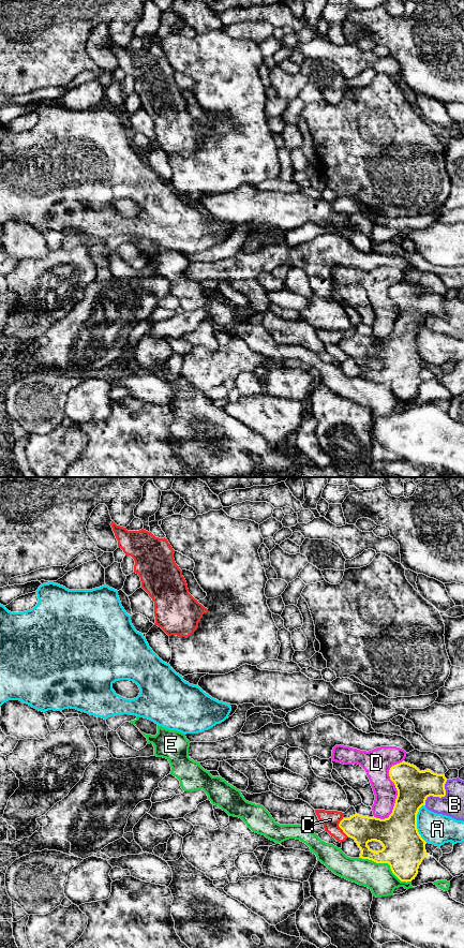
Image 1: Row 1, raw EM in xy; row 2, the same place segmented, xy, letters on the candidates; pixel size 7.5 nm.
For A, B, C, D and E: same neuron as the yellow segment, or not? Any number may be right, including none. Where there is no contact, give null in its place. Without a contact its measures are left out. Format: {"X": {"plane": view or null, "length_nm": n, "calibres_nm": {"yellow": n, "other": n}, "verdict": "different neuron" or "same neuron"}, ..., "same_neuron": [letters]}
{"A": {"plane": "xy", "length_nm": 280, "calibres_nm": {"yellow": 320, "other": 240}, "verdict": "different neuron"}, "B": {"plane": "xy", "length_nm": 260, "calibres_nm": {"yellow": 260, "other": 180}, "verdict": "different neuron"}, "C": {"plane": "xy", "length_nm": 150, "calibres_nm": {"yellow": 200, "other": 140}, "verdict": "different neuron"}, "D": {"plane": "xy", "length_nm": 500, "calibres_nm": {"yellow": 260, "other": 190}, "verdict": "different neuron"}, "E": {"plane": "xy", "length_nm": 440, "calibres_nm": {"yellow": 320, "other": 220}, "verdict": "different neuron"}, "same_neuron": []}

